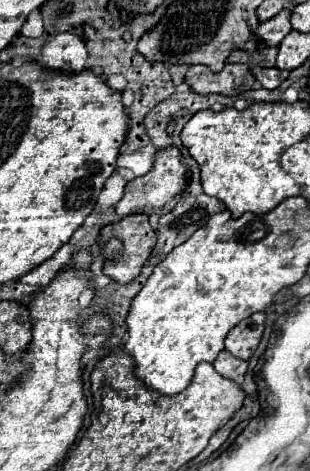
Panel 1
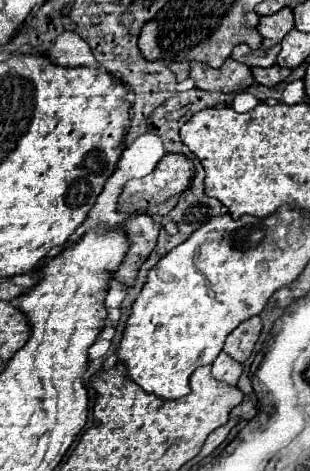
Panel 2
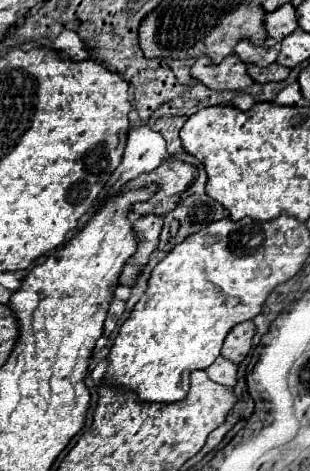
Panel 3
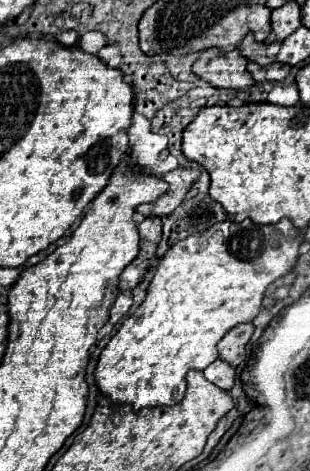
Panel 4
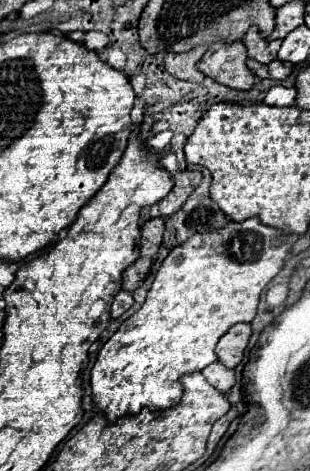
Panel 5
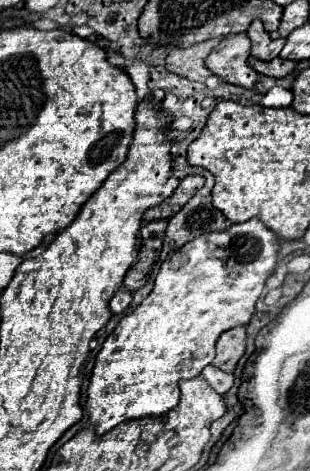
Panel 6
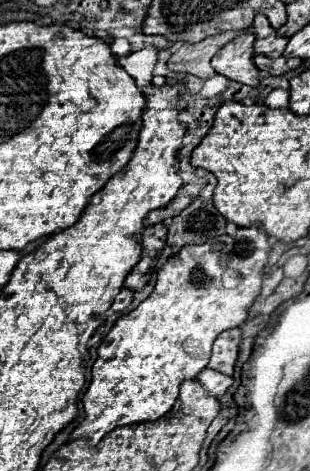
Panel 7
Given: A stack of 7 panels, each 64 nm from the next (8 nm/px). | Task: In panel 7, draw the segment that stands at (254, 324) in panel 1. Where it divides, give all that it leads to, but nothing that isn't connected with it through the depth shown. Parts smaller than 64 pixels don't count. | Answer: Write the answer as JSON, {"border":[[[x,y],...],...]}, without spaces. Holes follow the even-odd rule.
{"border":[[[232,328],[222,332],[216,342],[214,342],[214,352],[210,358],[210,368],[230,376],[240,352],[240,340],[242,340],[242,330],[240,328]]]}

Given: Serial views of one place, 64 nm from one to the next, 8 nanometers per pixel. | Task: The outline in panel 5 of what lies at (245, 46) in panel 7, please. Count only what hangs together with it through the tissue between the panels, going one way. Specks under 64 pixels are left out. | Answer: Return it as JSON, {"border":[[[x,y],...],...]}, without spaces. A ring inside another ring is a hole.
{"border":[[[214,42],[208,46],[196,68],[200,68],[204,76],[212,78],[218,84],[234,90],[250,90],[254,86],[254,76],[248,70],[246,60],[248,56],[242,42]]]}

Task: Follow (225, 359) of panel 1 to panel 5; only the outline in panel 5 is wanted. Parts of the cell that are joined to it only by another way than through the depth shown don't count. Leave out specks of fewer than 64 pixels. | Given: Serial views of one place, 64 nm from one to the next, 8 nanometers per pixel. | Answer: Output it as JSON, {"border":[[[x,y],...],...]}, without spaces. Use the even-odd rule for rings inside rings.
{"border":[[[212,362],[210,366],[206,366],[204,370],[202,370],[202,374],[204,374],[204,378],[216,388],[216,390],[220,390],[220,392],[228,392],[232,386],[234,386],[234,370],[230,370],[230,368],[226,368],[224,364],[220,364],[220,362]]]}

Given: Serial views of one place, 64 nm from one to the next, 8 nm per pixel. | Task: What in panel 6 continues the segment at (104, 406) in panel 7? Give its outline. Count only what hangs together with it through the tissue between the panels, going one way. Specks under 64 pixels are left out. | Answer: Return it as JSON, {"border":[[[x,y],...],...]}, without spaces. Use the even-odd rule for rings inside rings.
{"border":[[[252,218],[242,224],[232,224],[222,232],[198,236],[168,254],[168,258],[160,266],[152,292],[132,314],[124,316],[118,322],[116,330],[106,338],[102,350],[96,356],[88,384],[86,408],[90,412],[90,424],[96,428],[98,436],[126,420],[162,416],[178,404],[178,382],[198,376],[204,366],[212,364],[214,344],[218,336],[234,326],[250,322],[266,278],[276,270],[280,244],[282,238],[268,230],[260,222],[260,218]]]}

